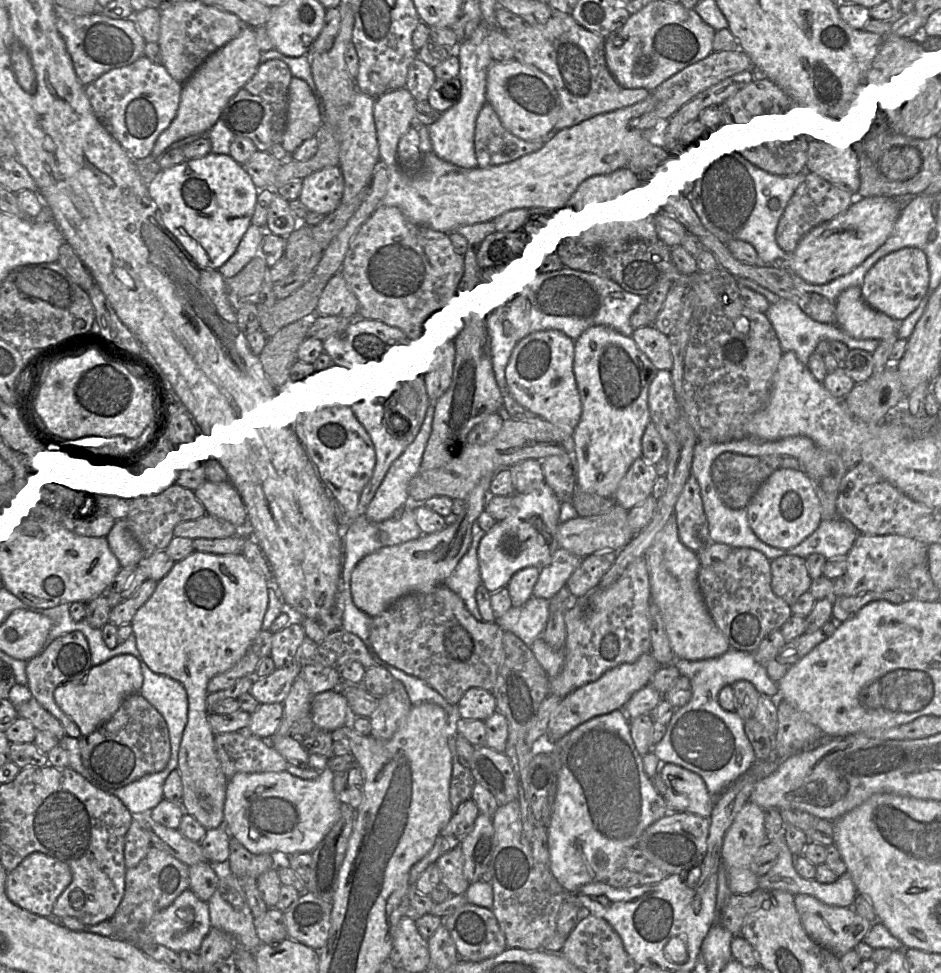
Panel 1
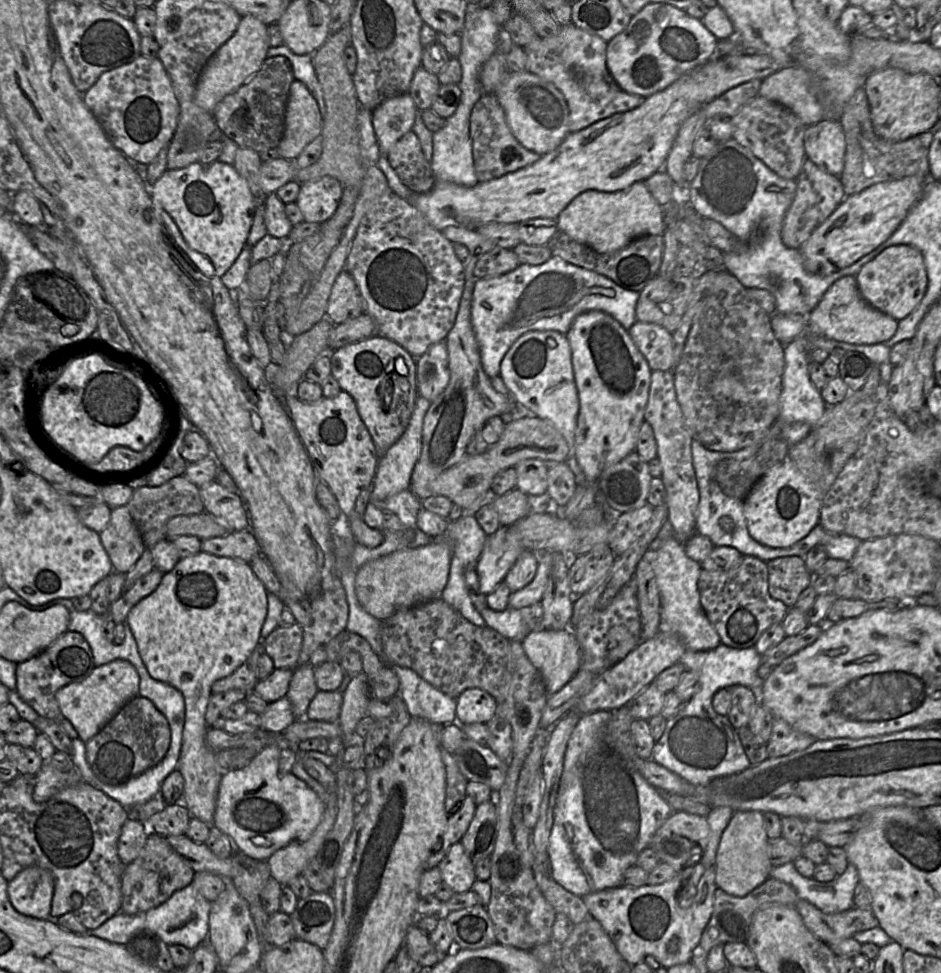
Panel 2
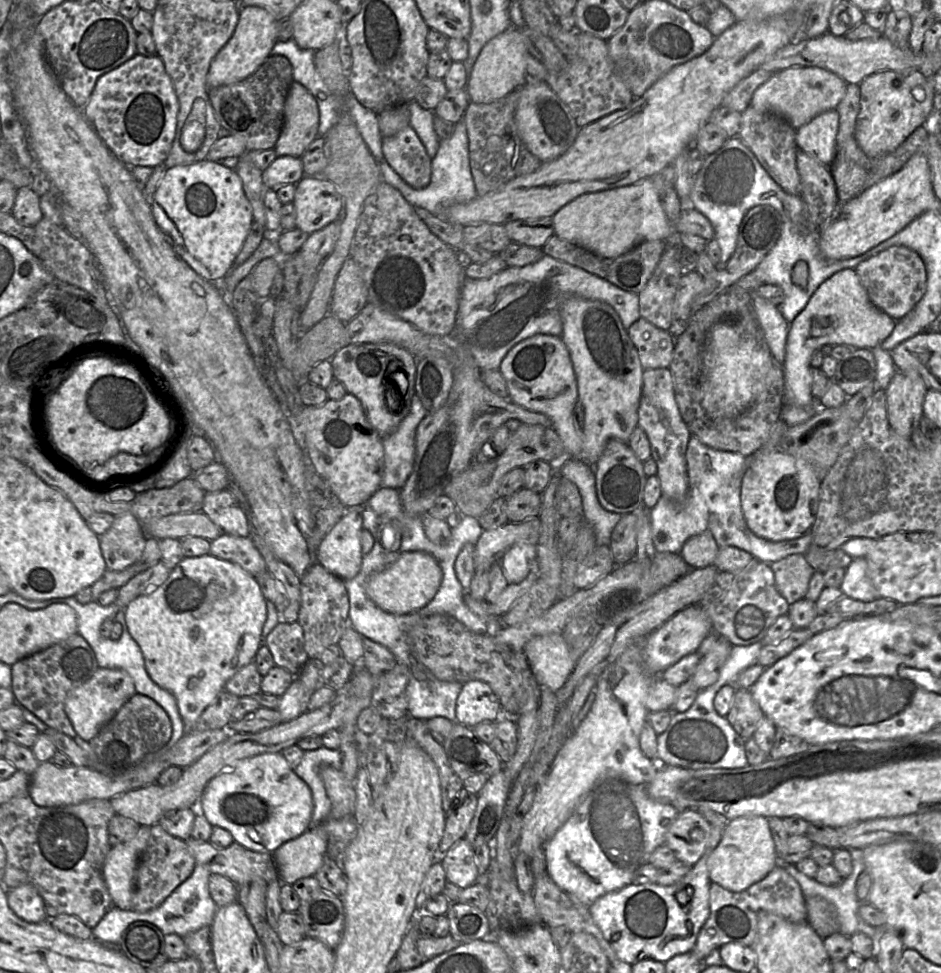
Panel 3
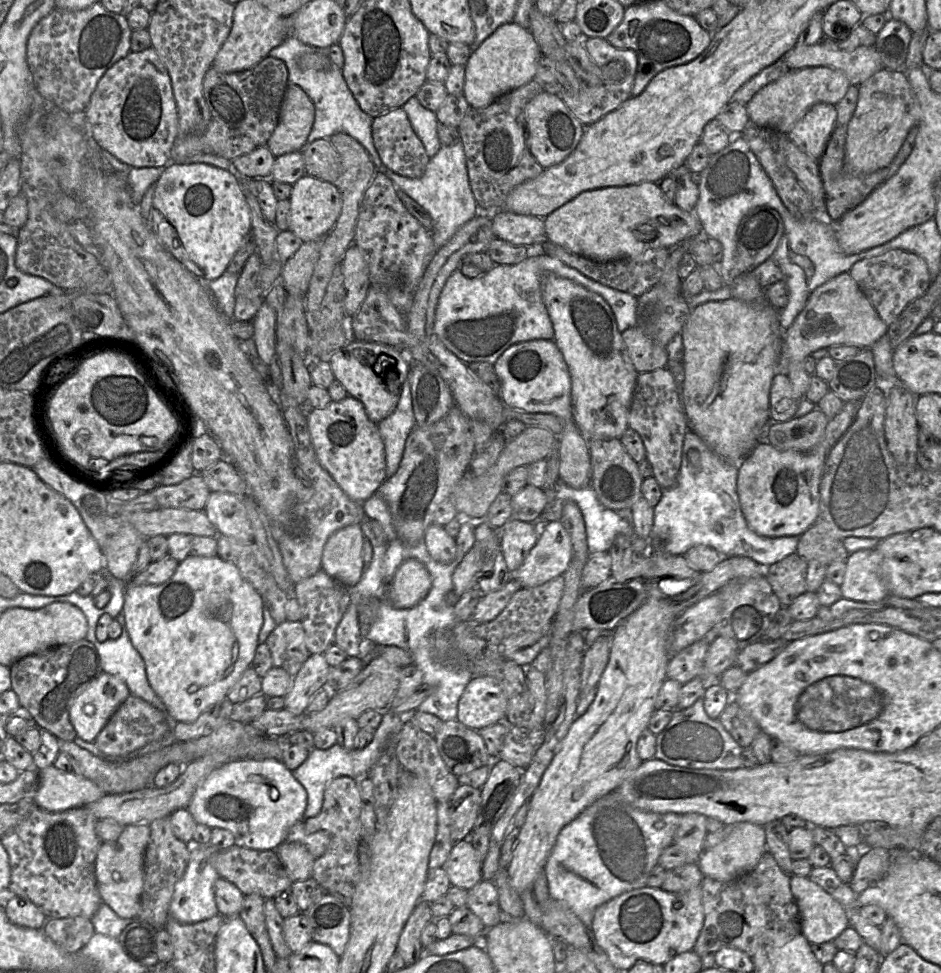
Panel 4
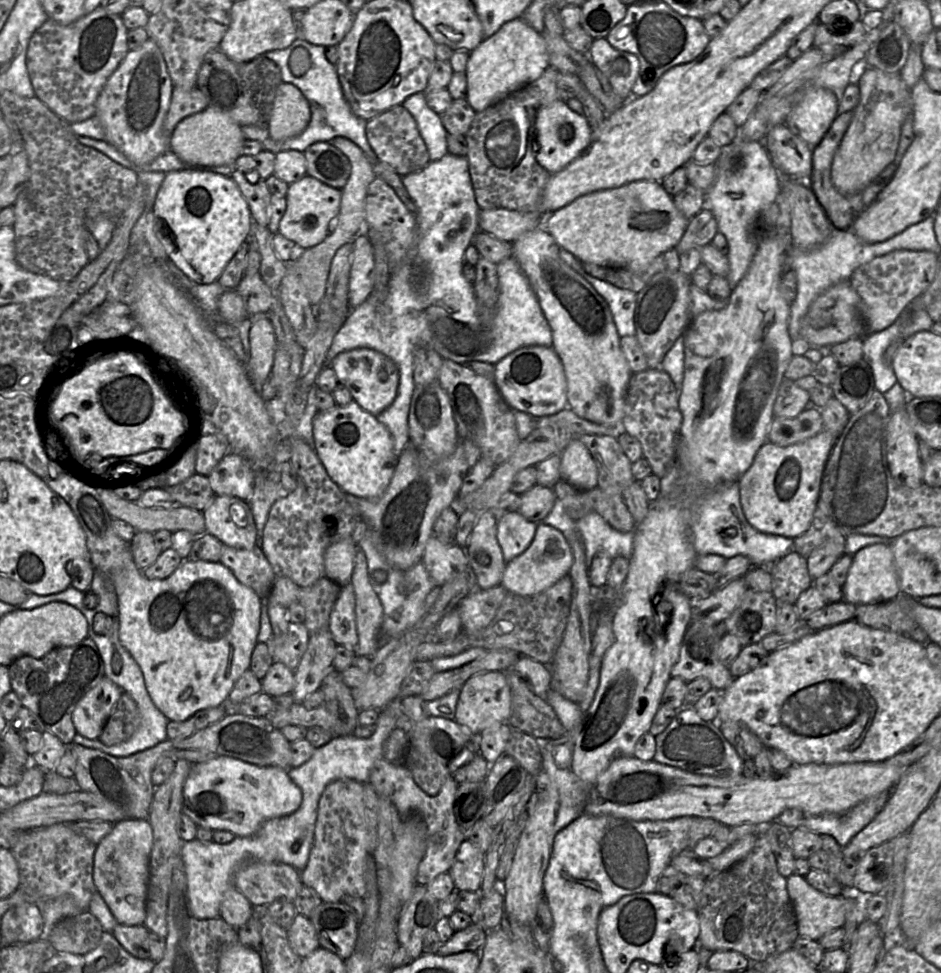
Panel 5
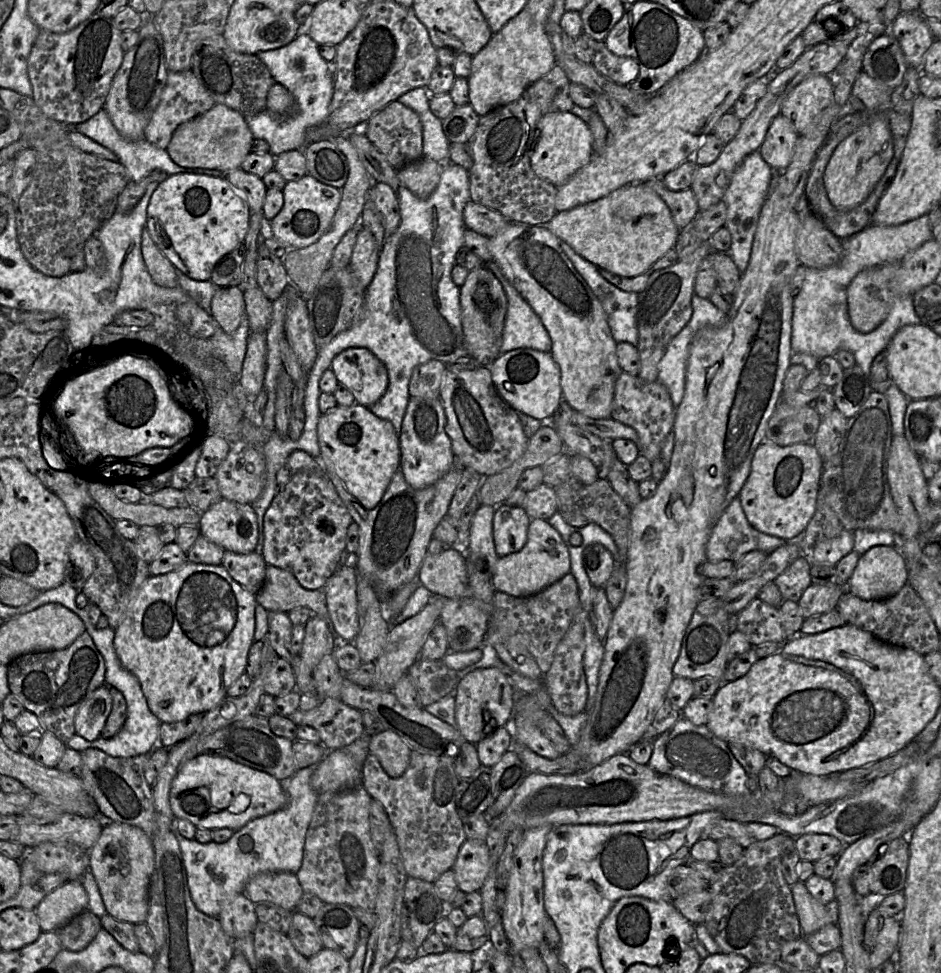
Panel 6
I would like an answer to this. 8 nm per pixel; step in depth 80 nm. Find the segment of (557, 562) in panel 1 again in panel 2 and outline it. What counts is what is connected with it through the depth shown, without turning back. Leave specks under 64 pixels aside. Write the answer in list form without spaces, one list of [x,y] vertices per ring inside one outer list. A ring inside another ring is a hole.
[[[537,553],[538,567],[535,577],[524,588],[516,592],[511,592],[507,608],[519,609],[541,602],[552,565],[551,553]]]

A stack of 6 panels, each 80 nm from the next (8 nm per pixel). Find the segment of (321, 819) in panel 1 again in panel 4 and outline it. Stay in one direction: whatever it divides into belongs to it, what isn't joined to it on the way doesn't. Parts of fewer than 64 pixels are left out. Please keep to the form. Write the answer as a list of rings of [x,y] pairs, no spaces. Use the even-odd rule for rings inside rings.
[[[274,758],[230,760],[212,771],[196,789],[186,808],[196,823],[223,828],[235,837],[235,844],[253,850],[276,850],[285,842],[290,828],[303,818],[307,791],[283,761]]]

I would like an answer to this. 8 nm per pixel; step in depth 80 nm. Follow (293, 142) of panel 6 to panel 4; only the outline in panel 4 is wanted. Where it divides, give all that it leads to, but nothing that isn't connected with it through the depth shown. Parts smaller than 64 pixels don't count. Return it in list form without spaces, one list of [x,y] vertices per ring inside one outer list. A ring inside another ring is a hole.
[[[287,37],[281,45],[271,49],[268,54],[268,56],[280,59],[286,64],[288,69],[289,83],[300,86],[309,96],[309,98],[312,100],[315,106],[315,119],[311,132],[307,138],[306,145],[318,139],[329,139],[331,136],[339,132],[346,133],[352,136],[353,138],[355,138],[365,148],[377,171],[379,171],[380,167],[382,167],[382,161],[374,146],[372,138],[372,122],[374,118],[370,117],[360,108],[359,104],[355,100],[354,96],[352,95],[351,91],[349,90],[343,78],[341,68],[338,68],[335,65],[331,65],[330,68],[327,70],[315,70],[315,69],[301,70],[298,67],[297,58],[299,55],[304,53],[313,53],[317,51],[326,51],[326,50],[320,50],[312,46],[306,45],[296,37]]]

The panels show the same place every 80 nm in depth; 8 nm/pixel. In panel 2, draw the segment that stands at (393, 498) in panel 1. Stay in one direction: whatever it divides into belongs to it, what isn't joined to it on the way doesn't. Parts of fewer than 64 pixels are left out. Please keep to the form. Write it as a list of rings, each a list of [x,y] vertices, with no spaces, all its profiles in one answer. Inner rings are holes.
[[[418,396],[414,411],[405,432],[399,438],[399,440],[393,444],[379,459],[373,482],[373,490],[370,496],[370,502],[382,502],[410,488],[411,475],[419,459],[422,448],[422,429],[424,417],[430,407],[430,404],[431,402],[429,402],[427,399]]]

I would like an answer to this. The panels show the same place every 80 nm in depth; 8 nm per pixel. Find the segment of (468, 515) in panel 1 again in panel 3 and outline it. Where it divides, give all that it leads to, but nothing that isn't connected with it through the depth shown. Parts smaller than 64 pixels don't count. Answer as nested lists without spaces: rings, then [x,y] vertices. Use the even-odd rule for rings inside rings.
[[[423,551],[406,552],[386,570],[373,574],[366,584],[367,596],[382,610],[404,615],[425,607],[436,595],[443,572],[437,560]]]

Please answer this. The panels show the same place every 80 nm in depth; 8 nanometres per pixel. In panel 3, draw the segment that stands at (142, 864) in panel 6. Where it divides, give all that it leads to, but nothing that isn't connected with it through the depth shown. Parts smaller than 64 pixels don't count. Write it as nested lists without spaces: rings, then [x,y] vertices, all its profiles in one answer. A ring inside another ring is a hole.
[[[140,826],[134,838],[111,847],[103,863],[103,878],[113,907],[132,908],[132,883],[139,858],[150,835],[150,827]]]

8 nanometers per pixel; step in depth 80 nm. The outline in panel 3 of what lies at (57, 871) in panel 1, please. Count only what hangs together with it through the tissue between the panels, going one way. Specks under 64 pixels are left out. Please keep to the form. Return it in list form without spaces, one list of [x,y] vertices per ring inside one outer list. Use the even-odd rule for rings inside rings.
[[[30,883],[7,890],[7,902],[10,909],[26,922],[39,923],[47,920],[43,898]]]

